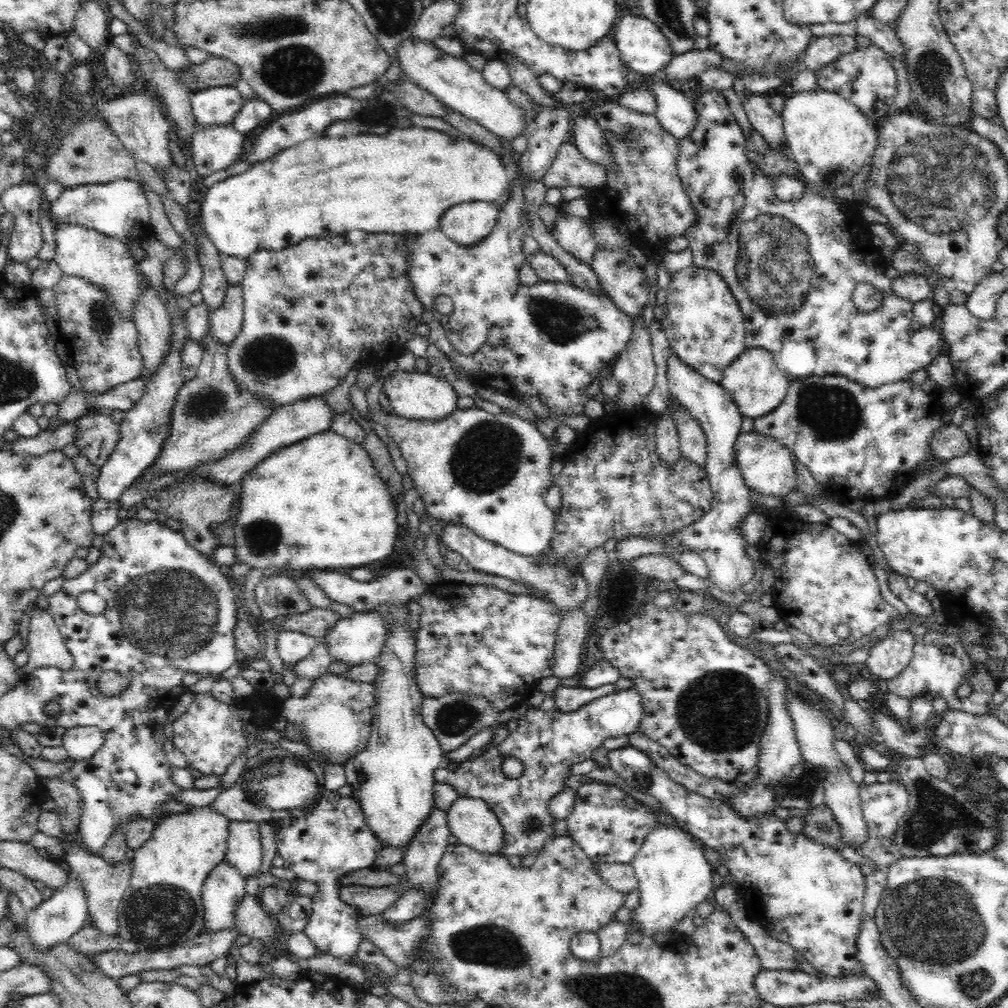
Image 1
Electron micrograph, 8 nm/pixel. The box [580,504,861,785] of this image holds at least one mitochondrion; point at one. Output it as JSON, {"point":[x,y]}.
{"point":[721,710]}

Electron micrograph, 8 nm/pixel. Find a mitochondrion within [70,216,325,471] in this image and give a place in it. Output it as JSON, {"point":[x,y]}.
{"point":[266,357]}

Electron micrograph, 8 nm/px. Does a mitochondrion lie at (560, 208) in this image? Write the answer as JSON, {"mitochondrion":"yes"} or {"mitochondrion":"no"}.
{"mitochondrion":"no"}

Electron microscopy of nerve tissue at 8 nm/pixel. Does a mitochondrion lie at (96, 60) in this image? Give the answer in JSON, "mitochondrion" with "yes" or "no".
{"mitochondrion":"no"}

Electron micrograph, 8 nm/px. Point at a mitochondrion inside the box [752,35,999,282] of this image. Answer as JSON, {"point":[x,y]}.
{"point":[935,75]}

